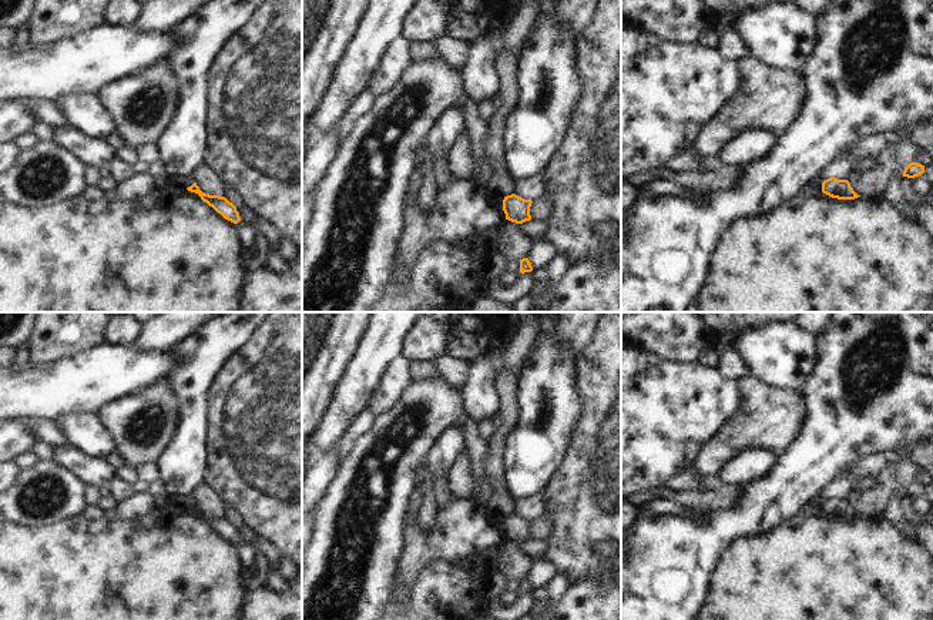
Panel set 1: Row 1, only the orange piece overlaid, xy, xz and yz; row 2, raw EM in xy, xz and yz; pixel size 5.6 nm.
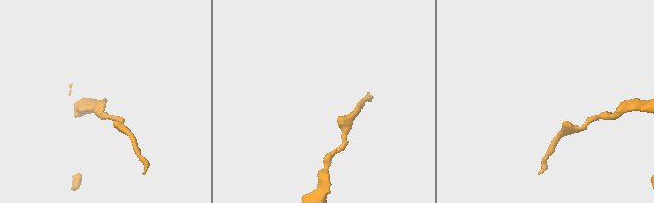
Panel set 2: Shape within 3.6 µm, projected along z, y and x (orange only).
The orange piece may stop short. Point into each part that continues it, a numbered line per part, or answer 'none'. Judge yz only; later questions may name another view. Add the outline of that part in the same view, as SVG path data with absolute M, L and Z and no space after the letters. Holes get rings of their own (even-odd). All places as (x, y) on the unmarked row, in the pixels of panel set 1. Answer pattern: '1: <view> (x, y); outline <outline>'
none

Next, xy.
none

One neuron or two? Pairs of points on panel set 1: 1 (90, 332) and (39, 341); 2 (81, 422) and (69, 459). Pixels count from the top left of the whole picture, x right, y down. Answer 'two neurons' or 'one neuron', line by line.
1: one neuron
2: two neurons

